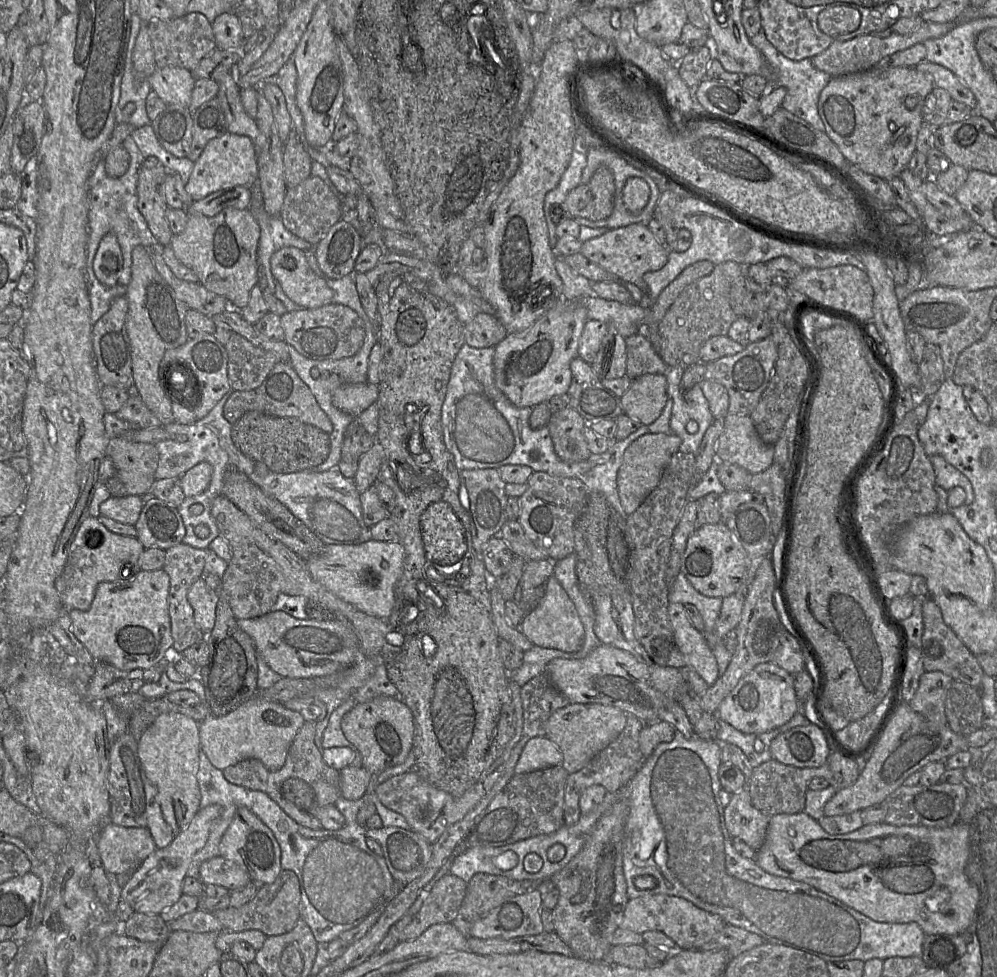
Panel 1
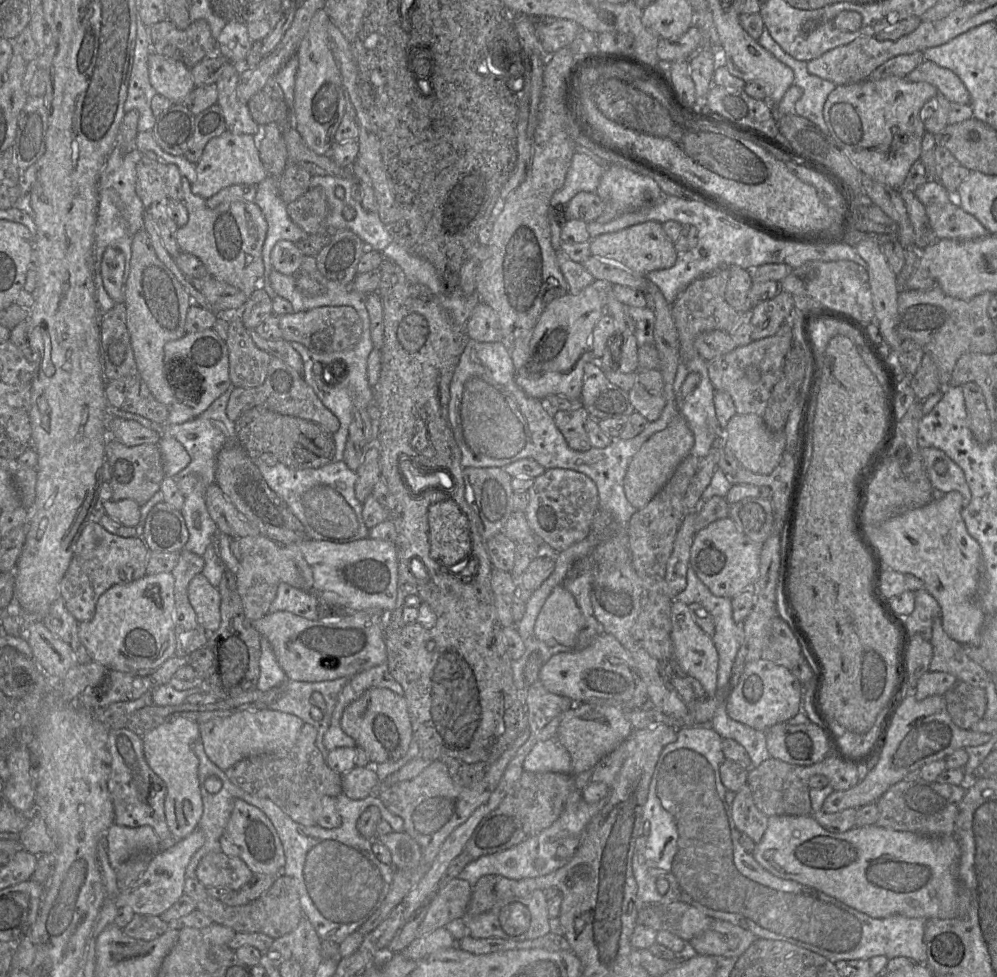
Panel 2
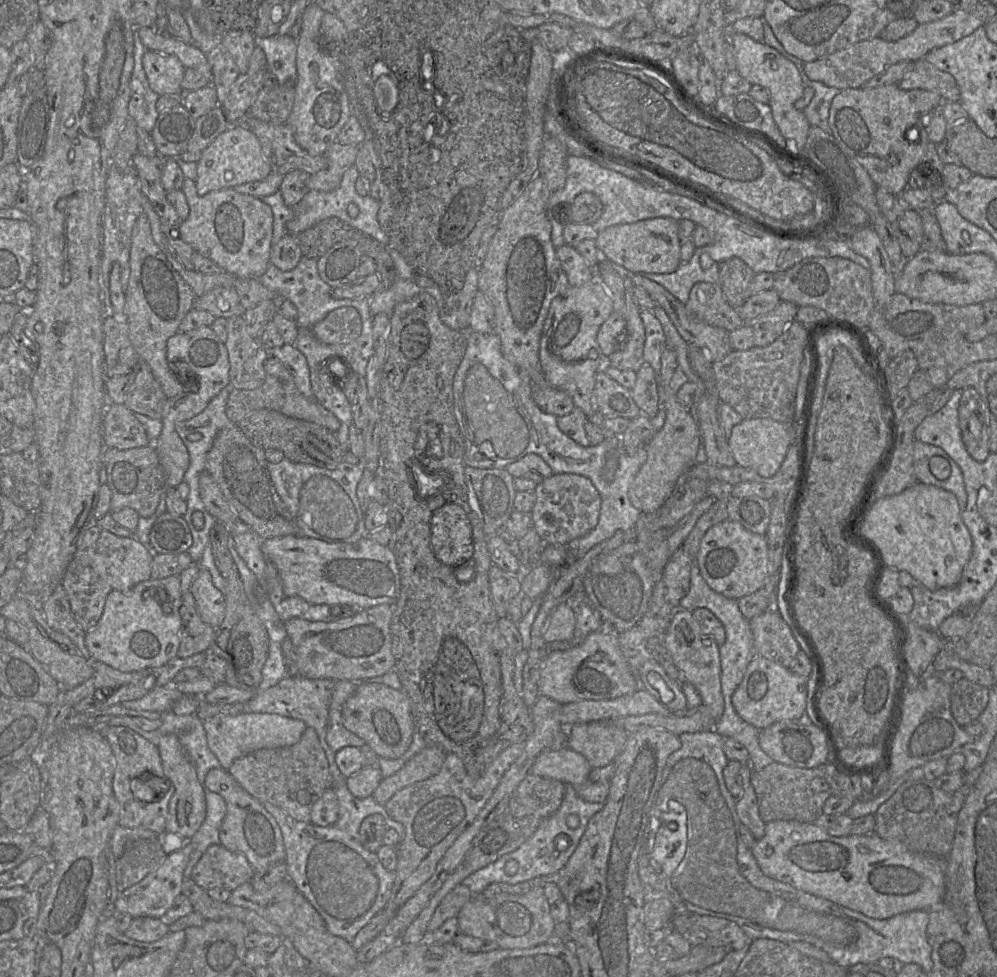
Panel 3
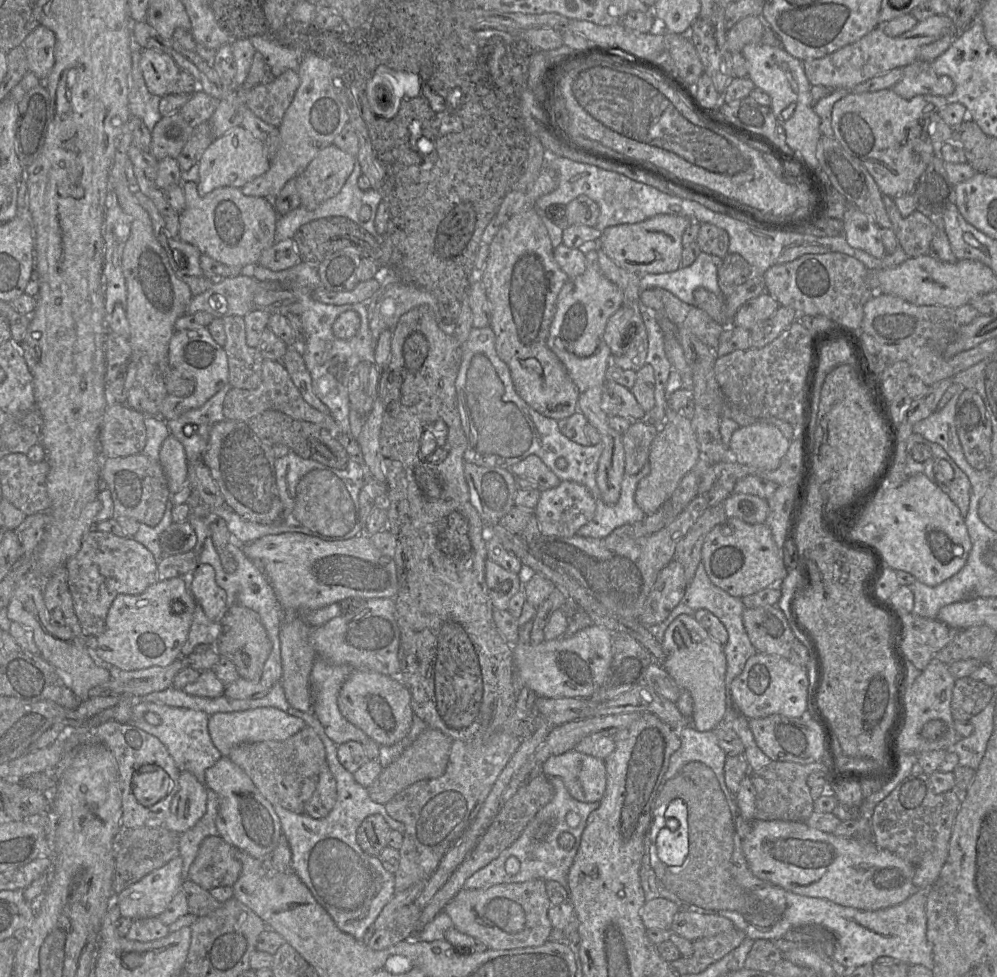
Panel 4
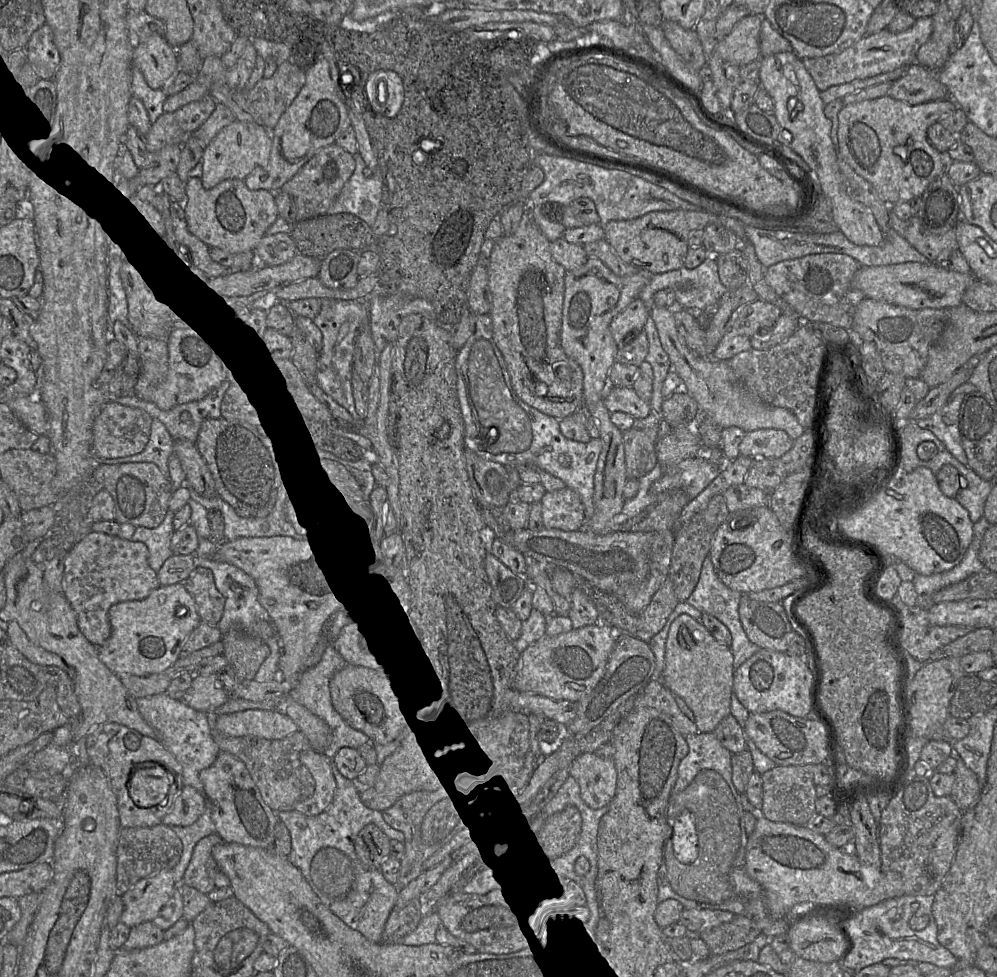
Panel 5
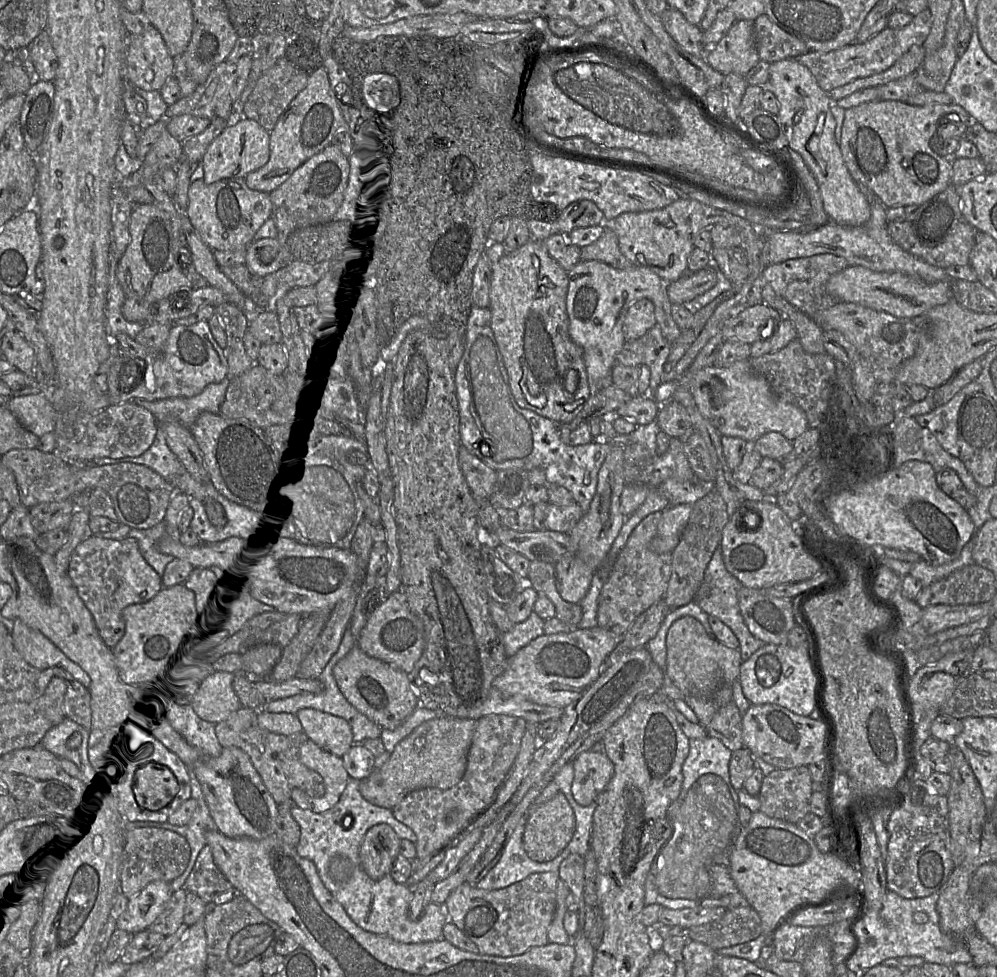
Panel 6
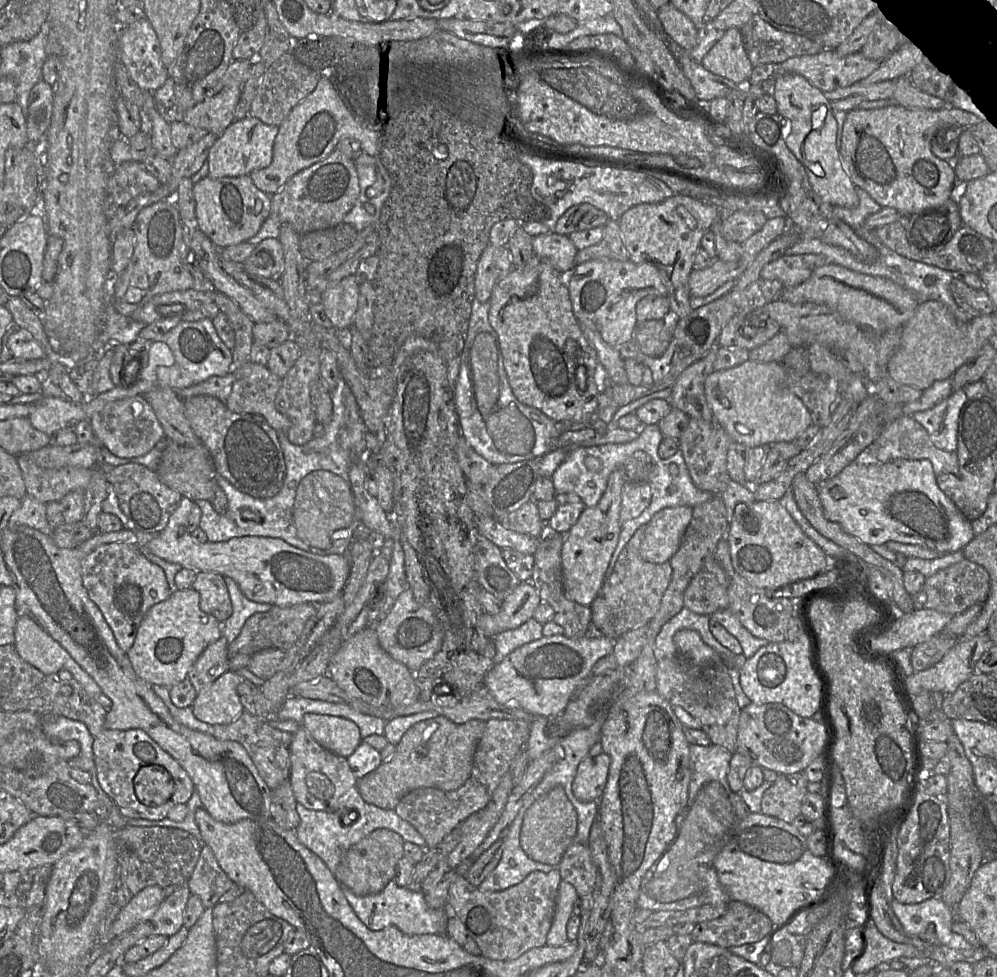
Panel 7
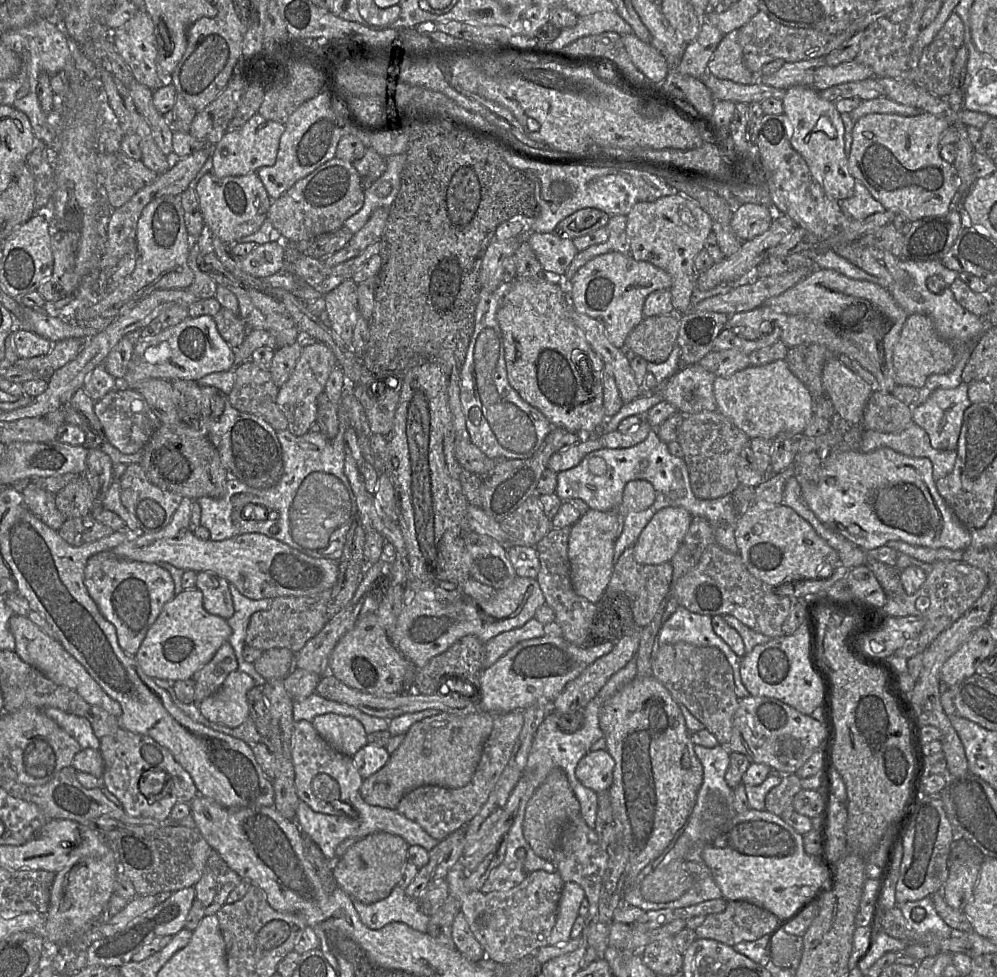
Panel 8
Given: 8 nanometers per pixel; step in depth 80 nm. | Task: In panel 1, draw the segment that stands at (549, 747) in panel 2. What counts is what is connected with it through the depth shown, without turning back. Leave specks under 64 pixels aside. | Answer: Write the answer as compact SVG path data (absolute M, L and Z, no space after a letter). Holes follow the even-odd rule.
M534 737L527 741L515 766L516 775L562 766L563 754L547 737Z

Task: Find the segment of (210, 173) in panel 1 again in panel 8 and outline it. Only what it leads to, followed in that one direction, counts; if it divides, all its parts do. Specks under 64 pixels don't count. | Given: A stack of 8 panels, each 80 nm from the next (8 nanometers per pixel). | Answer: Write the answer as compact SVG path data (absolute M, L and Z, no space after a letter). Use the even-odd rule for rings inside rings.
M253 115L243 126L228 129L222 139L212 148L211 172L218 178L243 176L255 173L261 167L273 166L276 161L280 138L285 125Z

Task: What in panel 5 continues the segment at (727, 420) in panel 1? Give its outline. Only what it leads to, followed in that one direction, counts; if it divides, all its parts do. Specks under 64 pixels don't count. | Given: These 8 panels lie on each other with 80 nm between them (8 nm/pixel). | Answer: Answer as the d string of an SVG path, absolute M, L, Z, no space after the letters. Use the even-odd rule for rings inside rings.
M758 429L745 434L739 452L753 459L776 459L790 451L793 442L783 430Z

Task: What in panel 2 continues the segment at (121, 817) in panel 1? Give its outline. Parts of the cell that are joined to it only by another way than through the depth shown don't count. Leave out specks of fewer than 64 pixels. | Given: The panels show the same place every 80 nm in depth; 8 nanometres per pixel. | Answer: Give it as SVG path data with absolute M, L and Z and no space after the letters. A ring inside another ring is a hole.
M128 728L109 729L108 747L112 757L111 772L108 779L108 790L114 807L114 823L130 828L150 826L155 831L160 841L165 841L173 837L168 828L165 817L165 783L152 771L145 759L142 736Z

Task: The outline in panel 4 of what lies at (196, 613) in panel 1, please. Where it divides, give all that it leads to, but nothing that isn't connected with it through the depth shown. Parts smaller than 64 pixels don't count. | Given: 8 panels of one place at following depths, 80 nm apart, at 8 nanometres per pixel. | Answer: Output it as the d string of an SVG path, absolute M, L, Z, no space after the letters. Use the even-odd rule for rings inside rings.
M199 564L188 578L188 587L206 617L221 623L227 611L226 592L216 584L213 567Z

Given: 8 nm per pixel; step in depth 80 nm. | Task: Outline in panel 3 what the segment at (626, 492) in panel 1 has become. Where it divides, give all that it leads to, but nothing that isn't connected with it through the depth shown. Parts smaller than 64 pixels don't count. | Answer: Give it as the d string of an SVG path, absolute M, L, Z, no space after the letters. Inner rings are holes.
M674 393L665 401L666 420L647 445L647 459L632 480L628 496L631 504L642 513L658 510L670 497L678 478L695 464L701 443L697 421L690 411L682 406Z

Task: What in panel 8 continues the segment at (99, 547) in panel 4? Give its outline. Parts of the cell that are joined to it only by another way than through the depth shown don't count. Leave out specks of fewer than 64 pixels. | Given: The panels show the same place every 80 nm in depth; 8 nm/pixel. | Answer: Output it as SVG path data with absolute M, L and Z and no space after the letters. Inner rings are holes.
M111 550L97 553L87 561L84 585L100 613L114 625L119 646L132 657L163 606L175 596L174 581L166 569L117 557Z

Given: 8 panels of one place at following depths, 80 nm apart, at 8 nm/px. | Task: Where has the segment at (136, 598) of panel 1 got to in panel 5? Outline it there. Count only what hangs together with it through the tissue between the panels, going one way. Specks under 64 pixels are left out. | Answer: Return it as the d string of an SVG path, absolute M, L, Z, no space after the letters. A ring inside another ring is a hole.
M176 583L168 586L160 585L142 600L119 602L109 610L111 625L110 637L99 646L100 660L117 676L147 676L160 673L172 666L182 655L183 646L200 624L194 598L186 589L184 583Z

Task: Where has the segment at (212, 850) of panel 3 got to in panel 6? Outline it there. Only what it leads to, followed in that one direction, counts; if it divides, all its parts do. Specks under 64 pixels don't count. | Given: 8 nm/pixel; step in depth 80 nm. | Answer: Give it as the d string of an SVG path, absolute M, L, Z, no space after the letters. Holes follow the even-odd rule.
M206 844L199 852L184 888L198 895L205 903L213 903L216 894L231 889L231 883L216 866L211 847Z

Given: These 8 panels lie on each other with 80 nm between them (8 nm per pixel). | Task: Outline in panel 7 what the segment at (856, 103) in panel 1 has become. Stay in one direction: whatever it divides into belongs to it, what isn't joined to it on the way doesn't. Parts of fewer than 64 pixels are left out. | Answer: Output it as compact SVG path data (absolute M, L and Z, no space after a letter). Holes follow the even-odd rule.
M894 104L877 109L855 108L844 121L840 154L843 165L856 187L864 189L882 207L898 211L920 212L944 204L957 196L959 184L953 162L940 159L932 152L937 132L949 126L973 127L980 120L970 111L955 106L939 109L911 109Z

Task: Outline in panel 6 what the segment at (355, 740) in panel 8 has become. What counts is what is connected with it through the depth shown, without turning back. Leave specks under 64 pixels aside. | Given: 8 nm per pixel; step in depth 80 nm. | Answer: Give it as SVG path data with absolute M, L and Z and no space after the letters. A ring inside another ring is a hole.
M312 708L300 709L296 717L307 738L323 750L342 757L354 745L351 727L341 717Z

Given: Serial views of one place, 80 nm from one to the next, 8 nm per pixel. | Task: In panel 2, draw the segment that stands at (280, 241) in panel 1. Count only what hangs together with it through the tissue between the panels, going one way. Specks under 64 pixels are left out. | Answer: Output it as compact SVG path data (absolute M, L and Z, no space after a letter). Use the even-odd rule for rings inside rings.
M267 176L256 189L254 203L261 209L267 222L267 233L262 247L264 275L258 287L274 297L269 282L269 275L273 269L270 260L273 247L281 240L296 243L307 234L291 221L286 209L287 204L279 193L278 179Z

